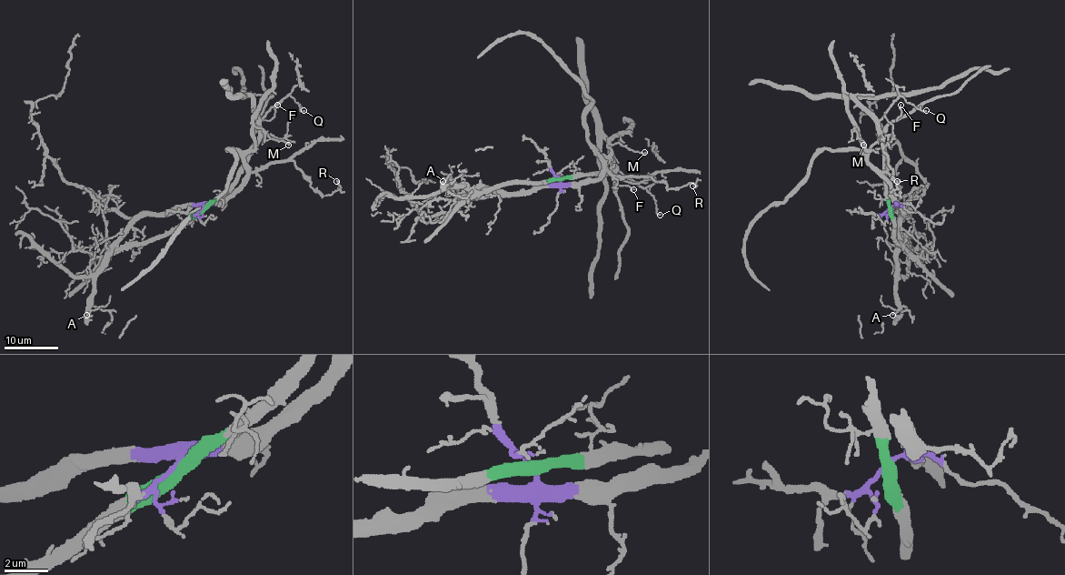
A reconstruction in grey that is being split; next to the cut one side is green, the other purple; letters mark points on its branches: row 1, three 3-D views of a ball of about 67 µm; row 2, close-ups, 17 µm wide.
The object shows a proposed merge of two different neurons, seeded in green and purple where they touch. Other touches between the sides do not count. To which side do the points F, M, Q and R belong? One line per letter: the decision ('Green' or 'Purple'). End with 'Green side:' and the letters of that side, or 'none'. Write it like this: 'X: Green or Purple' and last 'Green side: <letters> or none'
F: Purple
M: Purple
Q: Green
R: Purple
Green side: Q

